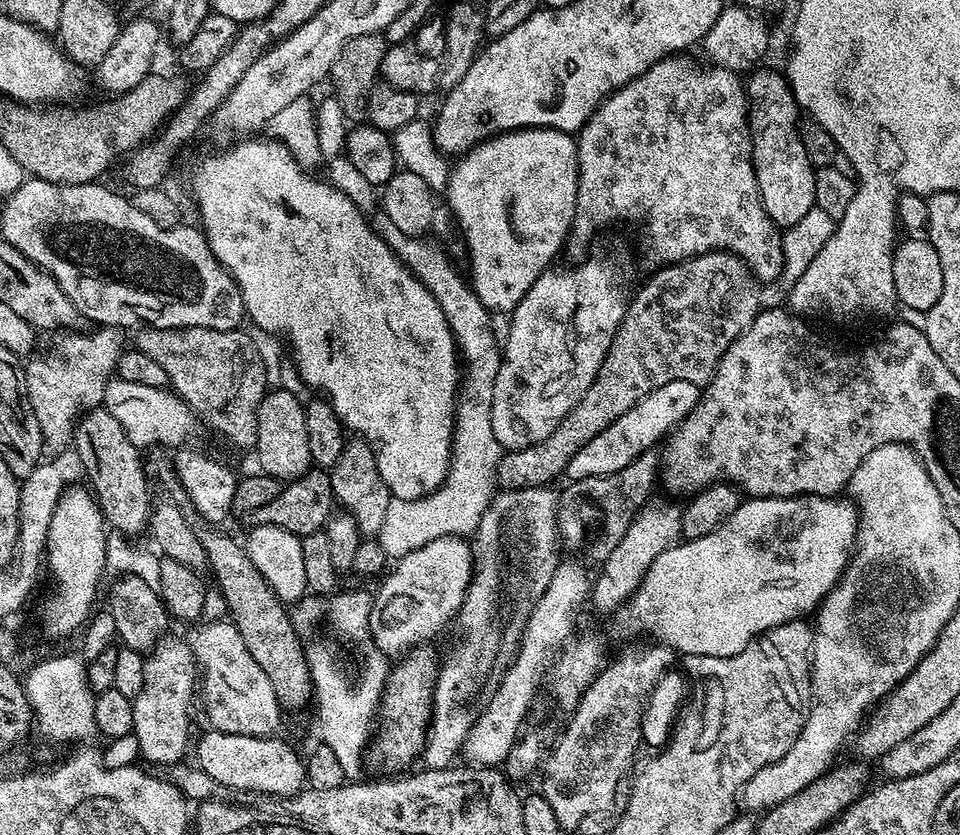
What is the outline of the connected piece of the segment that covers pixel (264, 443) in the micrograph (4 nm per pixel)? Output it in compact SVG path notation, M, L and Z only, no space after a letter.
M273 387L265 391L256 411L256 443L254 451L269 477L292 482L304 476L313 463L306 430L305 405L292 392Z

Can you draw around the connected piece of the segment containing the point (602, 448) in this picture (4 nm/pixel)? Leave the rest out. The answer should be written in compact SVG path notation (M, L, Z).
M667 380L664 384L646 394L638 403L626 410L606 430L602 430L590 442L583 444L572 455L566 469L567 475L572 475L577 482L590 476L609 476L634 462L642 453L653 447L652 443L673 427L684 415L692 409L699 399L697 385L685 380Z

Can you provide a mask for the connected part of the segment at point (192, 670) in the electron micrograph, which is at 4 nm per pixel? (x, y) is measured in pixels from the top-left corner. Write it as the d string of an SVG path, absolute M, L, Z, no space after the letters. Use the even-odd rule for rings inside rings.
M165 634L153 645L144 662L144 689L132 702L132 732L138 738L140 755L144 760L148 759L152 764L170 764L169 766L181 763L180 758L188 748L188 706L197 672L192 649L185 637L183 640L180 636Z

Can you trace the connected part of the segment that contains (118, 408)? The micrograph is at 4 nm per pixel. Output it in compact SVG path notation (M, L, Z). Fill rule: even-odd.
M112 378L106 383L108 384L104 390L103 407L121 423L122 428L126 430L127 437L130 438L130 442L134 443L134 445L142 448L145 447L144 444L156 444L152 446L158 446L160 445L158 443L162 443L177 447L187 441L185 439L194 426L192 418L194 414L190 406L175 391L161 385L148 385L127 378Z

